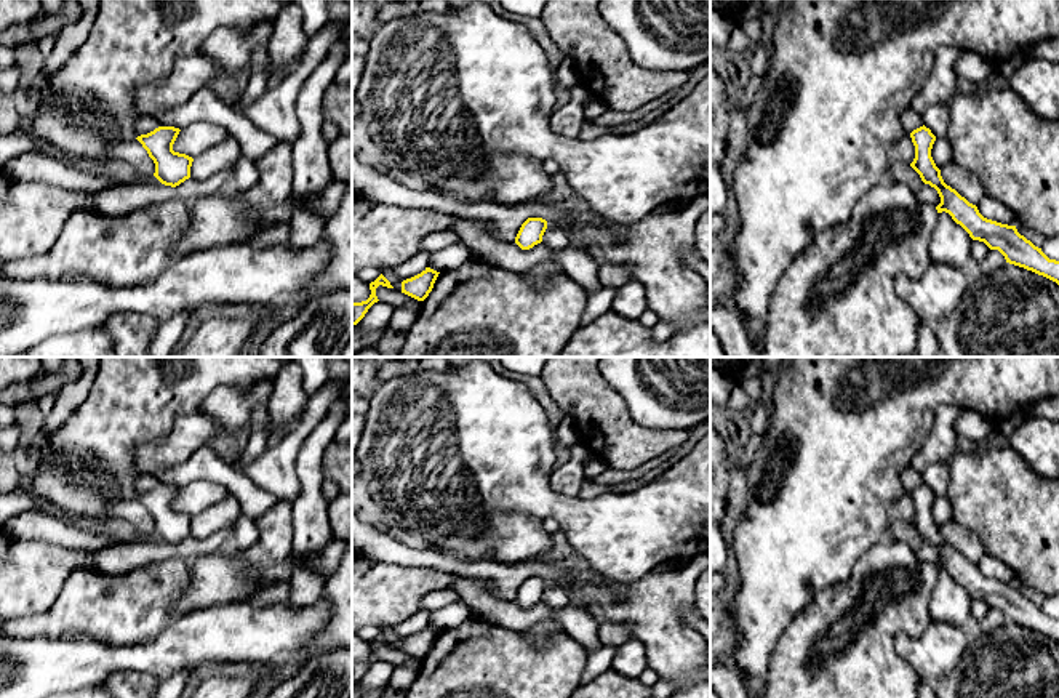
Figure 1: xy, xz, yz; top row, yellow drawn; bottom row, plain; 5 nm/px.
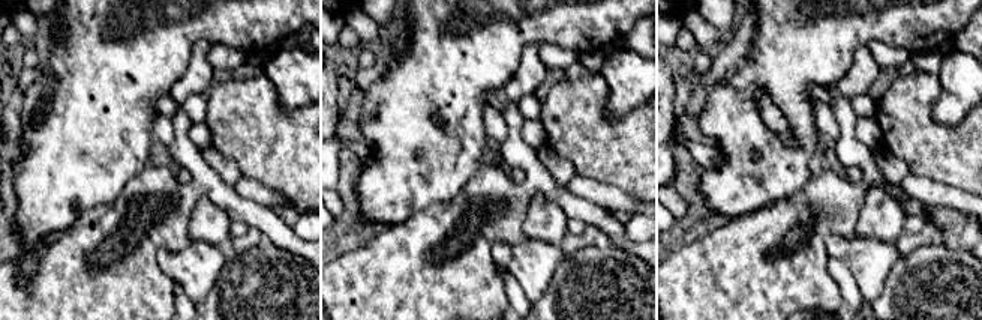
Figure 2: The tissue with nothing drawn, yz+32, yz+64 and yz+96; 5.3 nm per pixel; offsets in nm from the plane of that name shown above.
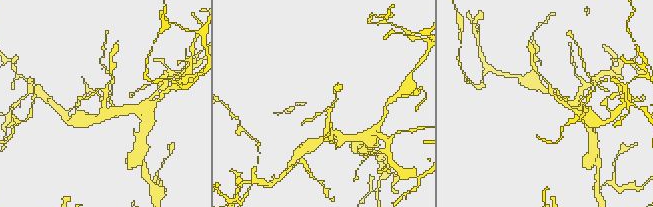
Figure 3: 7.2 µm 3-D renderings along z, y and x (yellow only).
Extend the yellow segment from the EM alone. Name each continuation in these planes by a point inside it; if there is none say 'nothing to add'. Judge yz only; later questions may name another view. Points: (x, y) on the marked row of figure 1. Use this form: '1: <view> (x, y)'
1: yz (837, 298)

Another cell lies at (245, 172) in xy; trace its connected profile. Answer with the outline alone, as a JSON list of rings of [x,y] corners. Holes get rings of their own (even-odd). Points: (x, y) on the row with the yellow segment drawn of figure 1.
[[[240,157],[234,165],[232,191],[243,192],[256,184],[259,171],[256,162],[248,157]]]

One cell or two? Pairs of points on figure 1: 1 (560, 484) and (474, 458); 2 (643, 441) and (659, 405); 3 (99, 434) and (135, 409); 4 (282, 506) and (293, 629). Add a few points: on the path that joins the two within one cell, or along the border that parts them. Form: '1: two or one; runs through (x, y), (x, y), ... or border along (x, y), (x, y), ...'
1: two; border along (555, 466), (551, 485), (559, 493), (576, 497)
2: two; border along (624, 401), (637, 423), (685, 433)
3: one; runs through (107, 428), (127, 409)
4: two; border along (247, 601), (256, 605), (283, 604)

